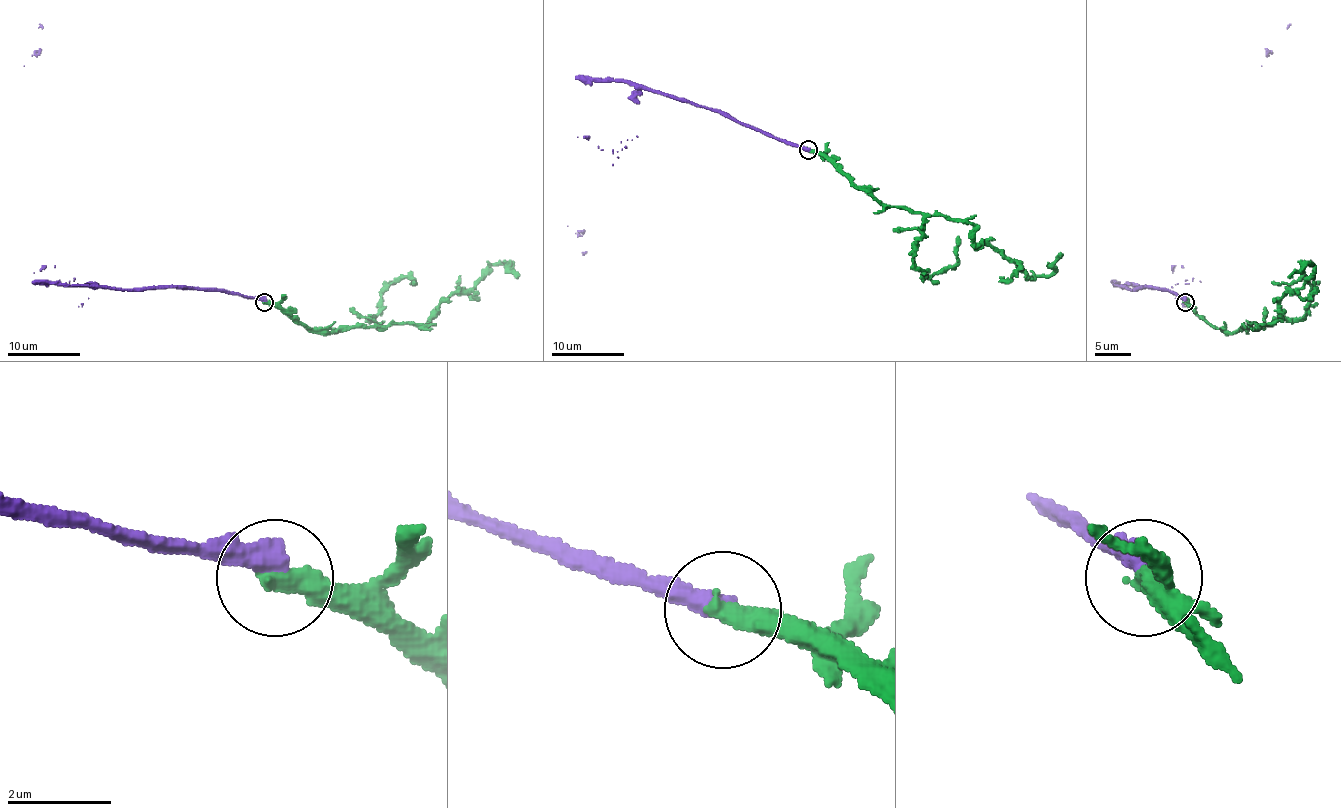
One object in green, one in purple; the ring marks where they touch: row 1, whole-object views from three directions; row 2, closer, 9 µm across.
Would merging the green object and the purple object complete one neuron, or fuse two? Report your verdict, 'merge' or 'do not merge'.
do not merge

